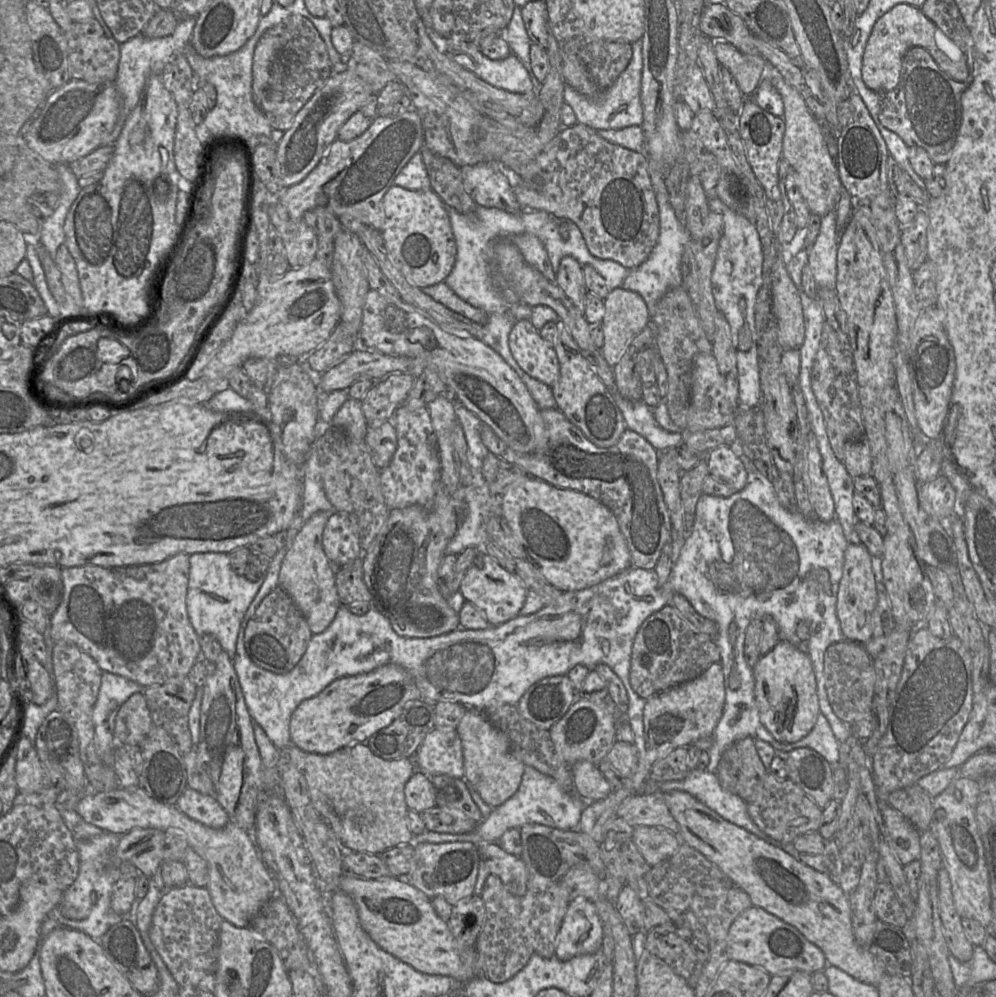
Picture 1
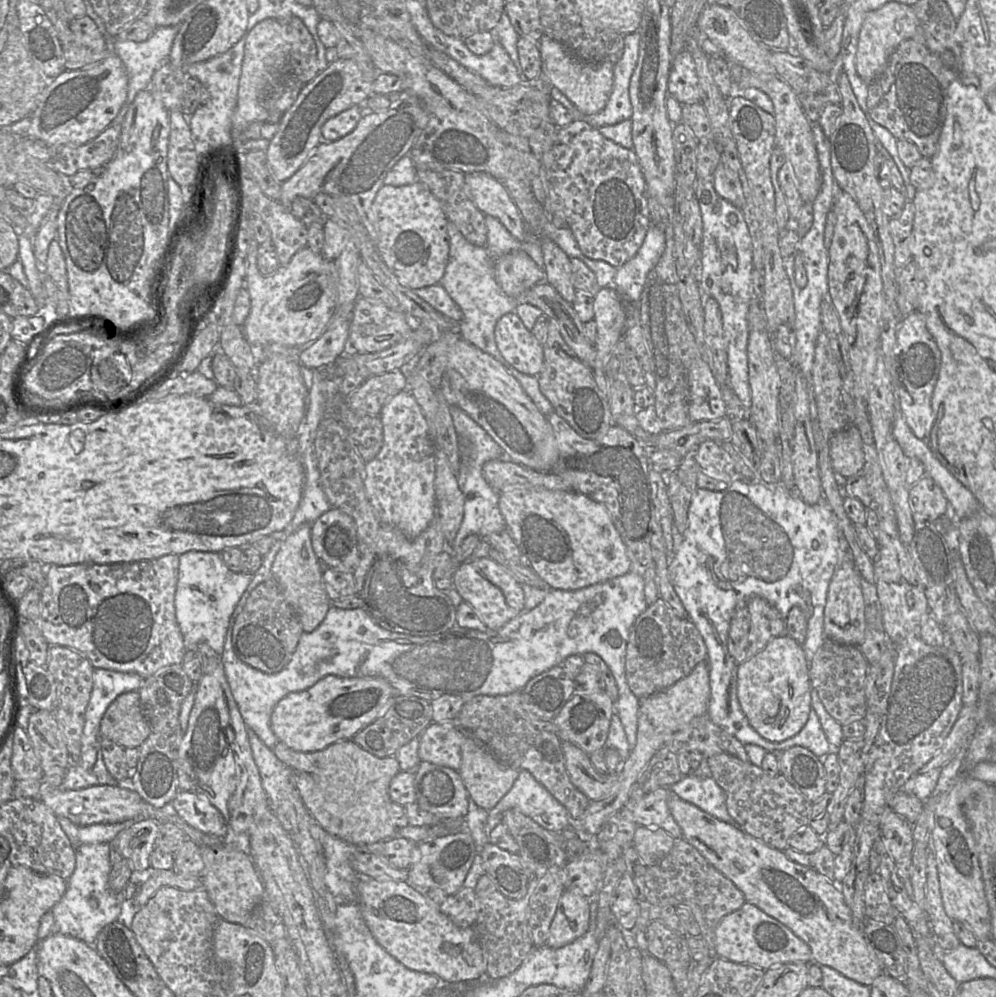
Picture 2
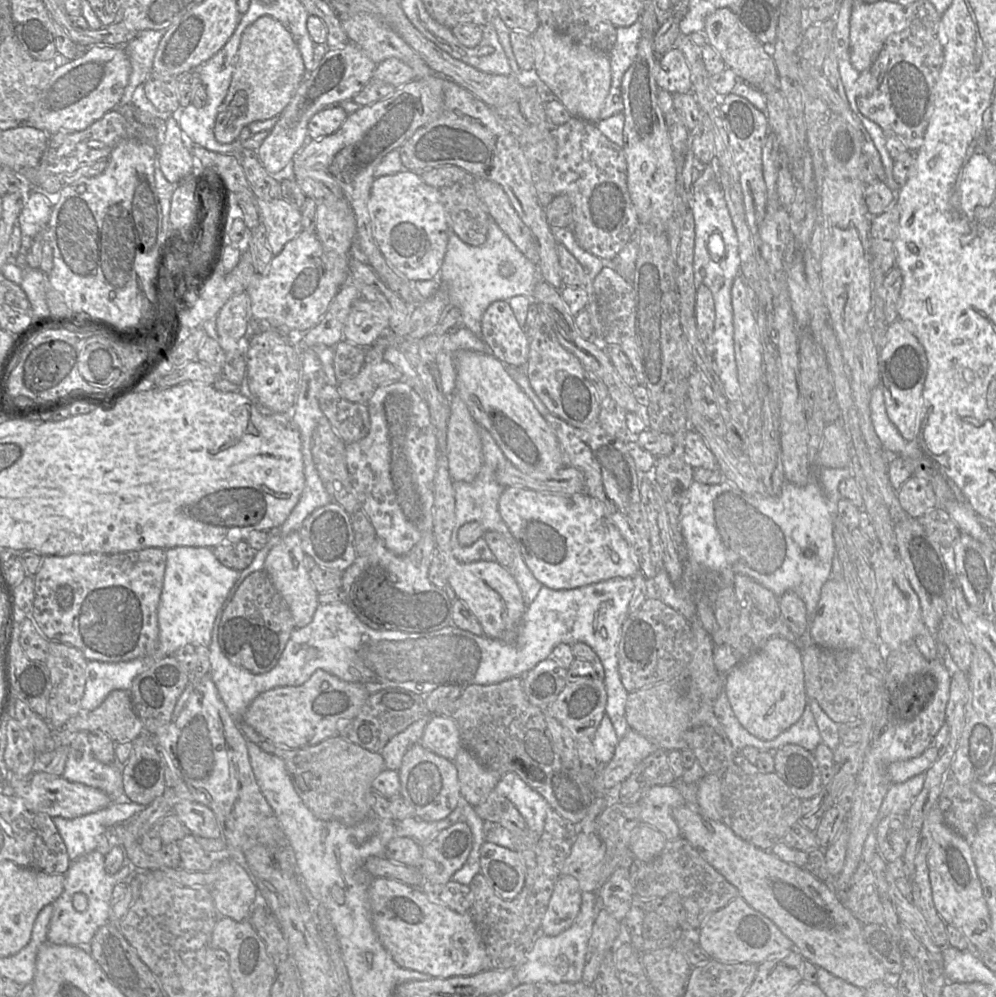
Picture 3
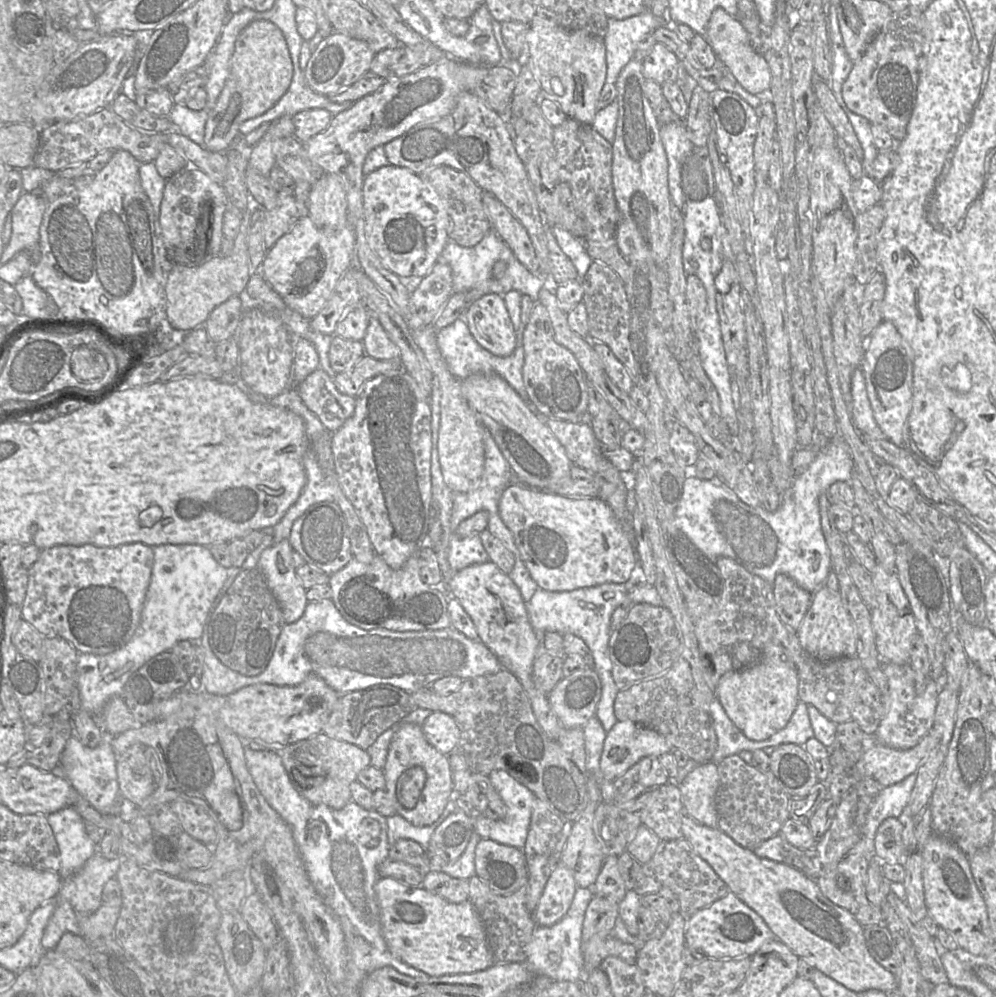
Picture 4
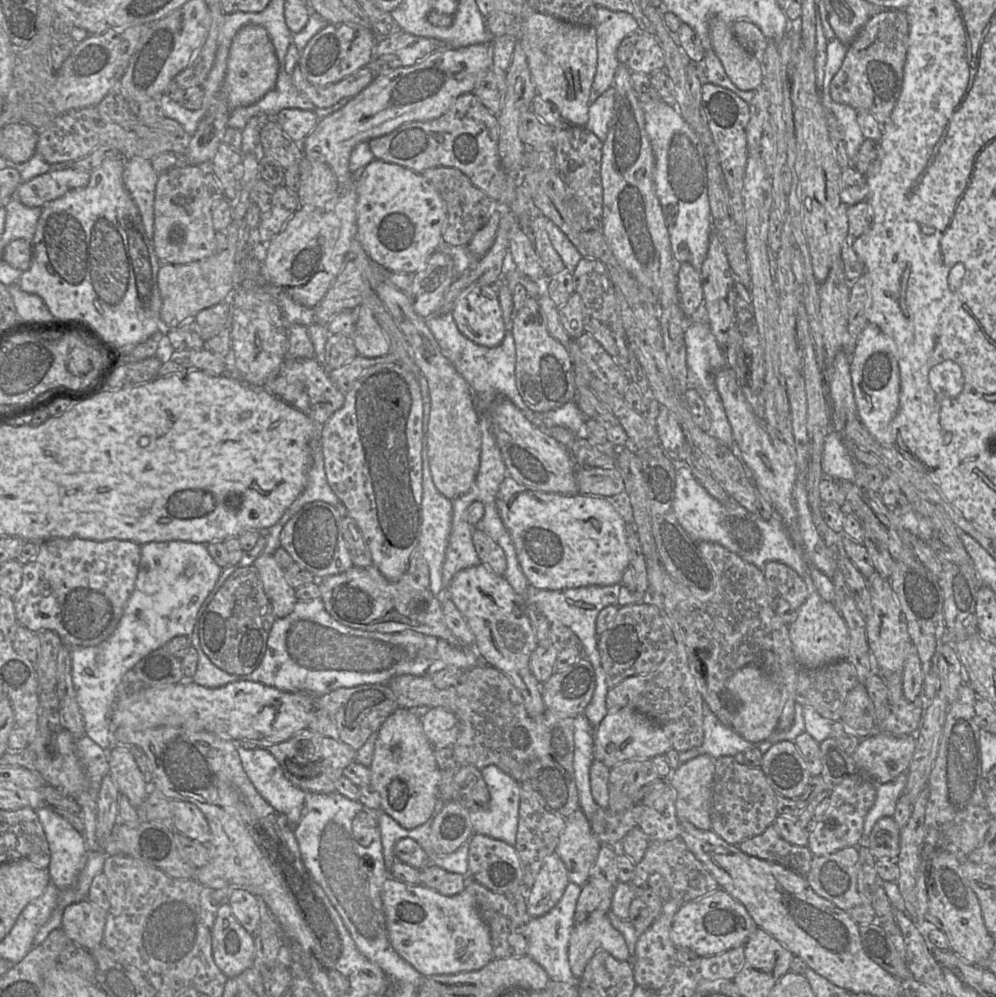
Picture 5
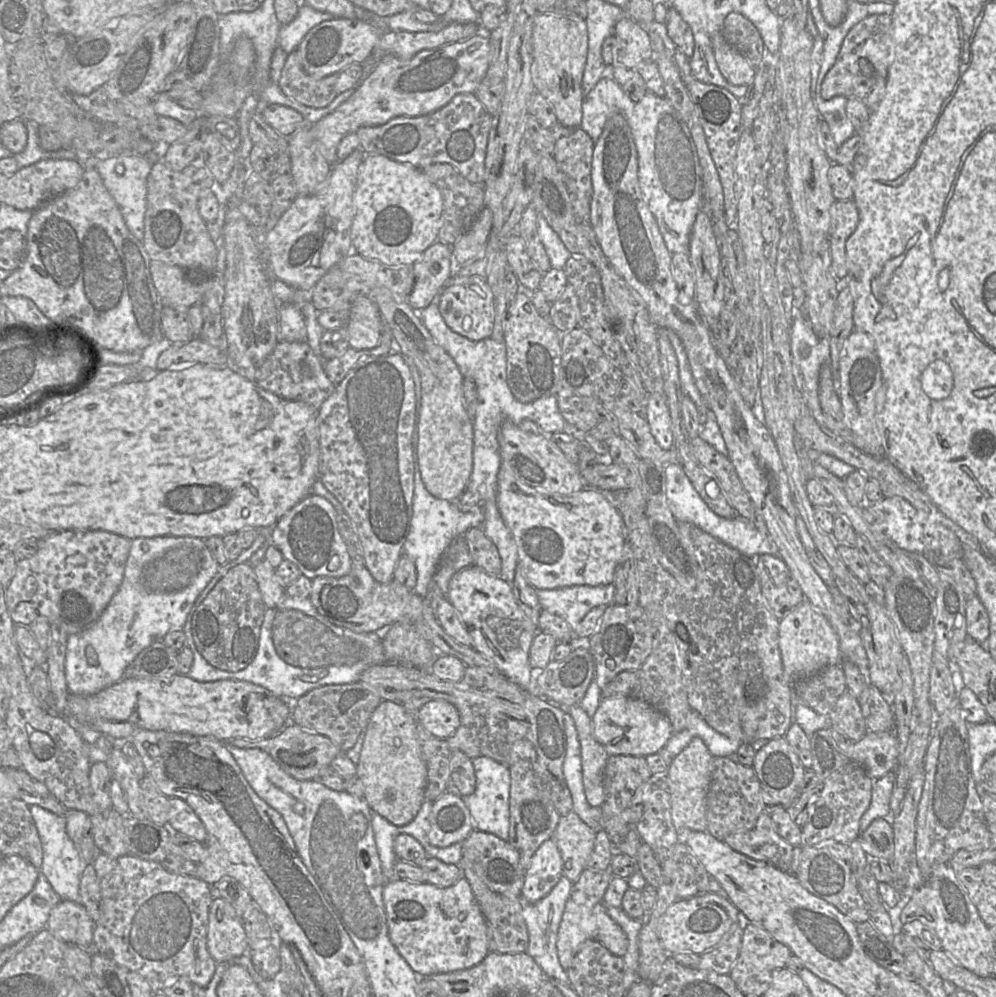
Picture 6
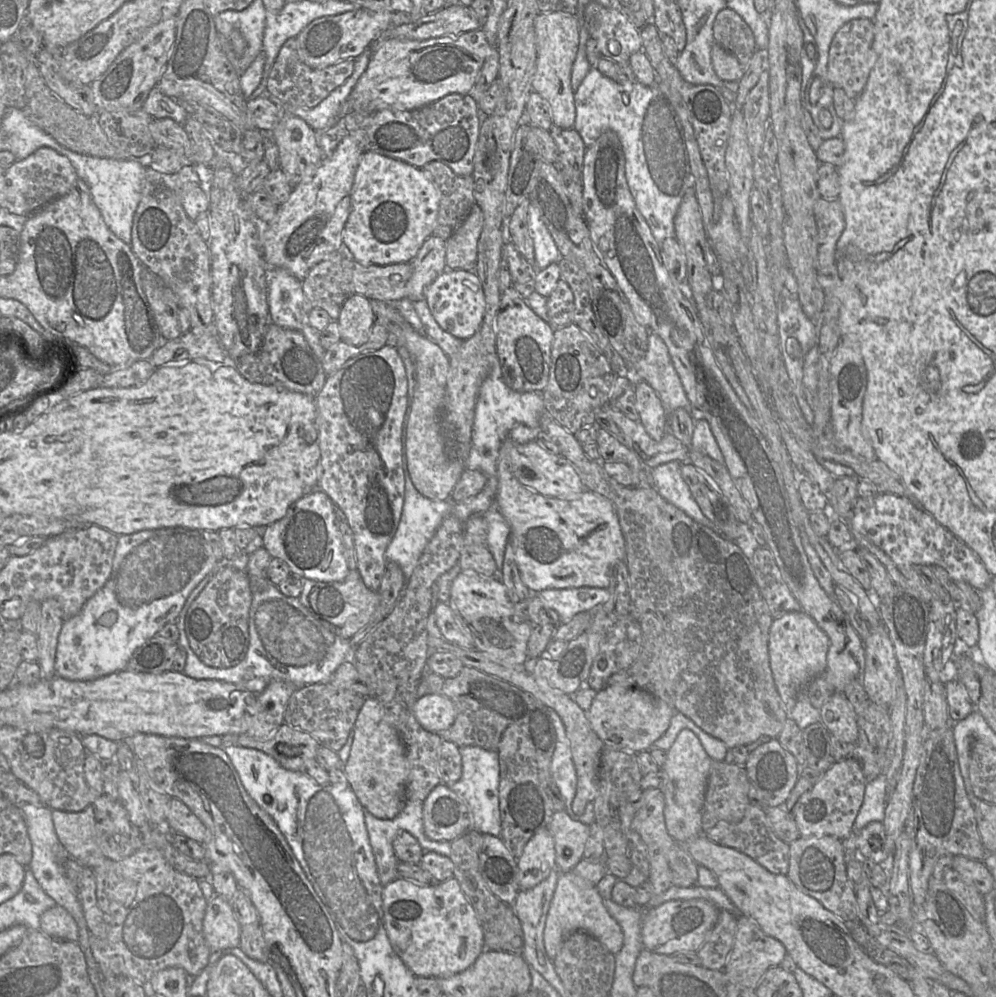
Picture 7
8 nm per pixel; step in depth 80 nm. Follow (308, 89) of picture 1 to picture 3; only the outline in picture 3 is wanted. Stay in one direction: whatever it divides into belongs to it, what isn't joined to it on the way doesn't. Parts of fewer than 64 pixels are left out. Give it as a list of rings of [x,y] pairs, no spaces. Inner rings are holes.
[[[273,17],[257,19],[241,36],[231,83],[215,121],[217,141],[232,143],[250,123],[278,117],[292,100],[305,73],[300,49],[289,30]]]

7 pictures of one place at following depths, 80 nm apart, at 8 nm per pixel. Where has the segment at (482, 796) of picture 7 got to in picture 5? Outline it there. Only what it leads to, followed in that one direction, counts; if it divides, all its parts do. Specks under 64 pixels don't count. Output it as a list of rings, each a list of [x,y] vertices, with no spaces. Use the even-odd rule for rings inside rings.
[[[495,765],[486,766],[480,771],[490,794],[490,801],[486,807],[470,810],[474,833],[489,836],[514,846],[519,820],[520,784]]]

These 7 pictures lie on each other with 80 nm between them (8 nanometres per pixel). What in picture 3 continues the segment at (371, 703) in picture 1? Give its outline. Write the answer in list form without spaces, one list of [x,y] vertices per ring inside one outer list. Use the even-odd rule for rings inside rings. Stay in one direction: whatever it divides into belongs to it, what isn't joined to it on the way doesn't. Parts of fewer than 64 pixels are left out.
[[[317,670],[300,686],[277,687],[258,695],[245,710],[240,722],[249,725],[265,741],[277,746],[292,749],[304,748],[338,736],[339,721],[355,718],[370,694],[360,683],[346,682],[323,670]]]

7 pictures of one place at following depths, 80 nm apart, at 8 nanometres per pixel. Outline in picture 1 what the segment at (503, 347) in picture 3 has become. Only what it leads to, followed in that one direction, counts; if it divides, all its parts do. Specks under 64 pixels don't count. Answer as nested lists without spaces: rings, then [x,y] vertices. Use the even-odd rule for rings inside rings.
[[[529,320],[515,321],[509,333],[509,348],[520,368],[529,376],[552,386],[560,376],[560,366],[554,347],[546,342]]]

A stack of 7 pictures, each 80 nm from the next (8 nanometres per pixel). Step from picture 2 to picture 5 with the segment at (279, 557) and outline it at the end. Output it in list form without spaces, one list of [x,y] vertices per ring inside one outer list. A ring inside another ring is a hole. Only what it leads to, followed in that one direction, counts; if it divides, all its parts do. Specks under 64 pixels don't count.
[[[261,553],[253,565],[259,573],[276,617],[282,618],[289,615],[298,599],[295,596],[295,589],[285,580],[285,569],[278,564],[273,554]]]

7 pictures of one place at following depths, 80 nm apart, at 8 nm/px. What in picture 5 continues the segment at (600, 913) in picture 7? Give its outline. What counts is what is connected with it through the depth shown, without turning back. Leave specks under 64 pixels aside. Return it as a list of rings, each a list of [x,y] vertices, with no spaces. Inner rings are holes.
[[[606,915],[589,917],[584,922],[576,923],[571,932],[568,945],[568,960],[570,969],[576,978],[581,978],[587,963],[598,950],[604,950],[620,961],[630,962],[631,960],[624,936],[612,926]]]

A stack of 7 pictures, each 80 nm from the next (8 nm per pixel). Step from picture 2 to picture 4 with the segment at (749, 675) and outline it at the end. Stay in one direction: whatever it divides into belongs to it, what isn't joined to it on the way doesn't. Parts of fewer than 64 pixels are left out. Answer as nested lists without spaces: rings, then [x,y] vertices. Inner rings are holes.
[[[768,644],[755,664],[722,676],[716,688],[716,698],[748,739],[764,741],[783,729],[792,717],[800,702],[798,682],[796,666],[783,646]]]

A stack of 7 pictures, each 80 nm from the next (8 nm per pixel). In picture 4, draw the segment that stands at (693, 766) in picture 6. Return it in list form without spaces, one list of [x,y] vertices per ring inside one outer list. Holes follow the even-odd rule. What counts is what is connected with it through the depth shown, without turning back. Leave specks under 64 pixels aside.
[[[699,764],[678,784],[684,813],[709,828],[717,827],[715,796],[719,786],[718,764]]]

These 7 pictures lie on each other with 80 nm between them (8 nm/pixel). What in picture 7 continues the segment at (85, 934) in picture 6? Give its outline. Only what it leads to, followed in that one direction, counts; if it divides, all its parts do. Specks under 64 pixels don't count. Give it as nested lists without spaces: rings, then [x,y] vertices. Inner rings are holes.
[[[57,904],[42,914],[39,930],[56,939],[77,942],[79,938],[75,919],[64,907]]]

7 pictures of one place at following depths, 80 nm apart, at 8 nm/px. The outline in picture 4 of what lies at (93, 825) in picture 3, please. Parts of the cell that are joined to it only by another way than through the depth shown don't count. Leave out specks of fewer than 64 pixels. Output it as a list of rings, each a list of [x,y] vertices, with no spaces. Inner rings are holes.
[[[65,807],[57,812],[48,814],[47,820],[55,836],[59,853],[60,868],[58,870],[62,879],[67,879],[78,872],[96,852],[97,846],[86,832],[84,819],[73,807]]]

